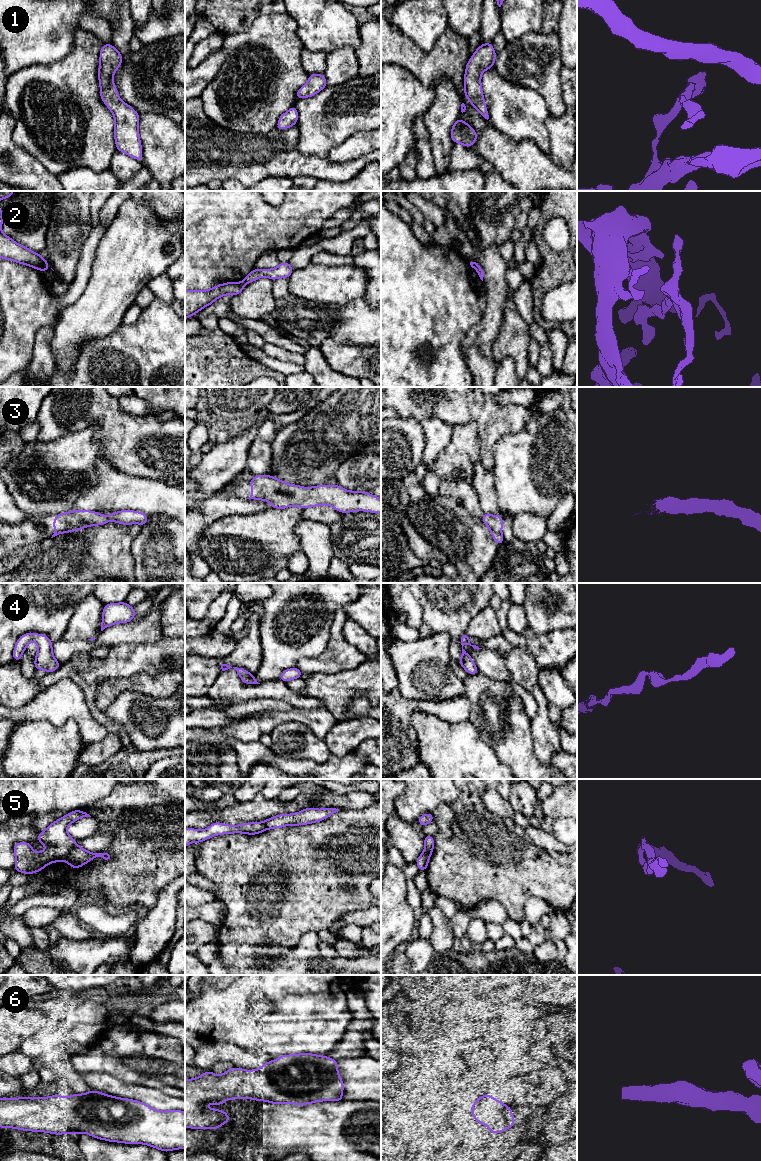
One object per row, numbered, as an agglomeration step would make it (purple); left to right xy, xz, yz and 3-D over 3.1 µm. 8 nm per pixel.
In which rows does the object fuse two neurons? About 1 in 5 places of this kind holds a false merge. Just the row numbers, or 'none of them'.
2, 5

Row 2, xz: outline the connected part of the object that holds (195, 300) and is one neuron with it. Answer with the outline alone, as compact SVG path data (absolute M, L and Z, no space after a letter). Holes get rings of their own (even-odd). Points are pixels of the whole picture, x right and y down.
M228 282L208 290L185 290L185 319L211 305L219 297L240 294L244 286L243 282Z

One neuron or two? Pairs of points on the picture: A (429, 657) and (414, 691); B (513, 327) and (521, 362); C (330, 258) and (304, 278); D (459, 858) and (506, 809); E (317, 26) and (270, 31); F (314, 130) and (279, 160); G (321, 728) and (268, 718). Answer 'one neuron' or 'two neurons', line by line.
A: one neuron
B: one neuron
C: two neurons
D: two neurons
E: two neurons
F: two neurons
G: one neuron

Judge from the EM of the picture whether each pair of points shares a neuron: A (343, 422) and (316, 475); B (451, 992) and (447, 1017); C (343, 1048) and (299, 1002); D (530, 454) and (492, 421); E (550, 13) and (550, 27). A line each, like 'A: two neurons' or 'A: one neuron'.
A: one neuron
B: two neurons
C: two neurons
D: two neurons
E: one neuron

